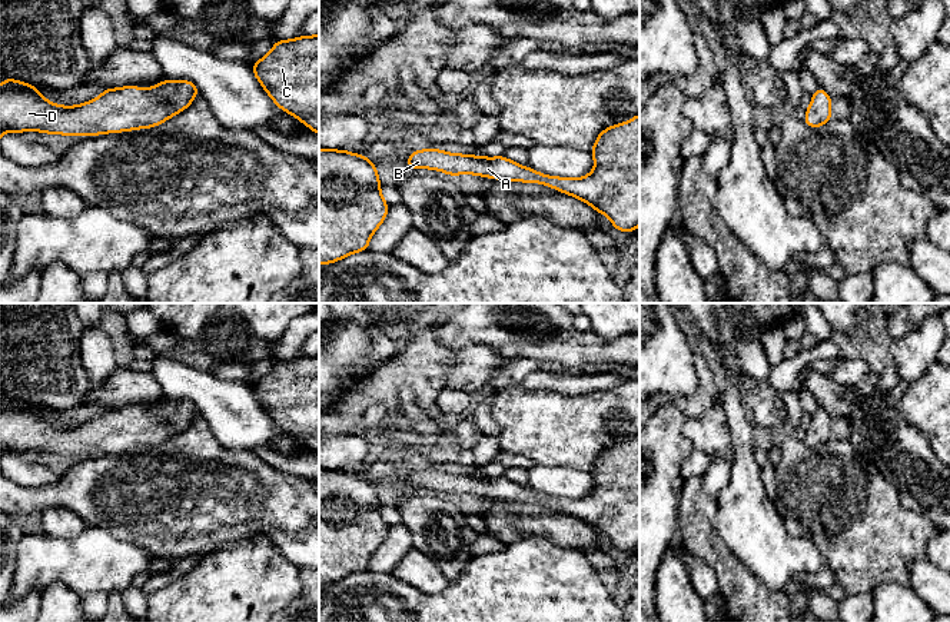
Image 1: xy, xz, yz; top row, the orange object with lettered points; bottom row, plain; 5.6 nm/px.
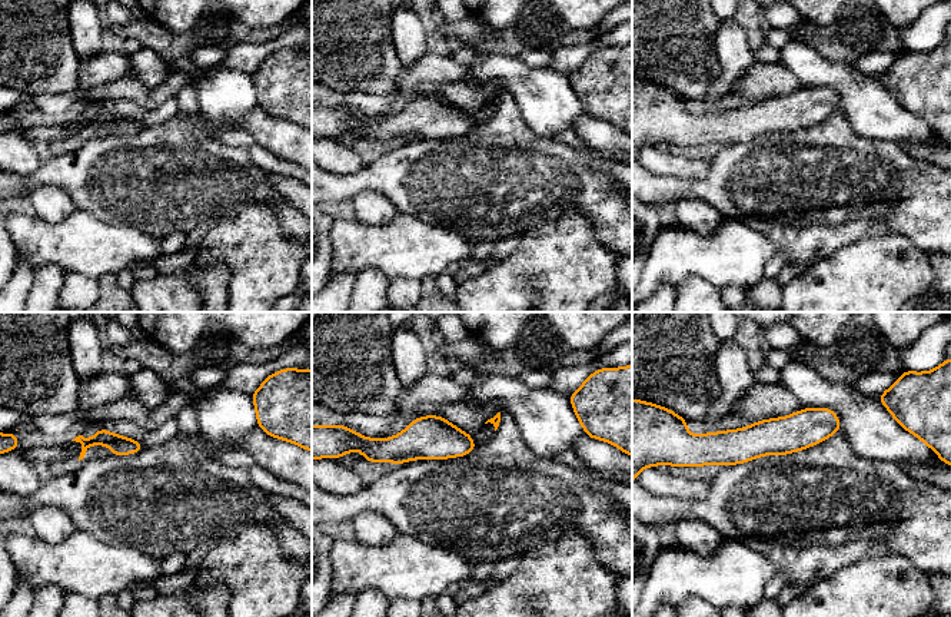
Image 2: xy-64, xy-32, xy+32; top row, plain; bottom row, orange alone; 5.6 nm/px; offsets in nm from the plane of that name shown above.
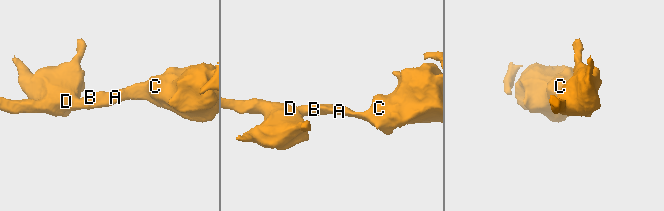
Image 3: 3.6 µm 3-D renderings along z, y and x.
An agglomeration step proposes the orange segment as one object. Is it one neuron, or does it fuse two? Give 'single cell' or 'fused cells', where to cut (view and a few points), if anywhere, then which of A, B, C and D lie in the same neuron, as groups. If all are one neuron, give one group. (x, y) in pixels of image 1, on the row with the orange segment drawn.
single cell | no cut | A B C D

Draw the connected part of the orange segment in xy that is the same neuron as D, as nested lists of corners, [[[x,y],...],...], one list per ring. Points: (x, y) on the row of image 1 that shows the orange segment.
[[[4,77],[0,86],[0,137],[26,130],[90,137],[150,129],[187,109],[196,94],[200,92],[190,80],[165,80],[150,89],[104,89],[87,103],[60,106],[44,99],[37,86]]]

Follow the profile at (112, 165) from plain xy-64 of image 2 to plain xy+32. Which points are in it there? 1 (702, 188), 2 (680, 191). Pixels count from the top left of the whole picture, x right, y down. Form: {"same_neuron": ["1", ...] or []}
{"same_neuron": ["1", "2"]}

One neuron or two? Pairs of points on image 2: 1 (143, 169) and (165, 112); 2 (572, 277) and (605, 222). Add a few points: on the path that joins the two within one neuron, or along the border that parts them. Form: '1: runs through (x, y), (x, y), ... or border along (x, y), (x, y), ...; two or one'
1: border along (178, 96), (178, 110), (168, 120), (145, 128); two
2: border along (577, 211), (589, 221), (595, 236), (617, 254); two

